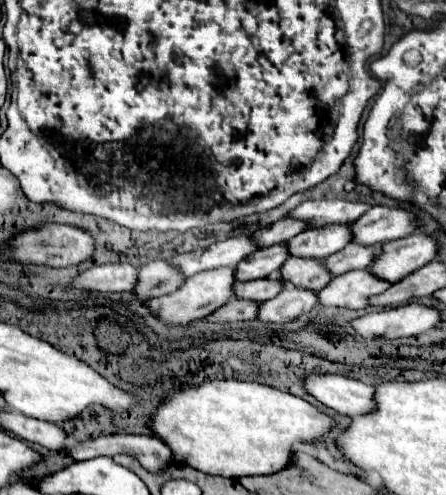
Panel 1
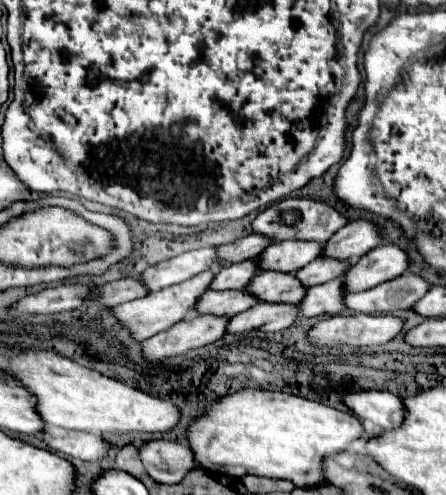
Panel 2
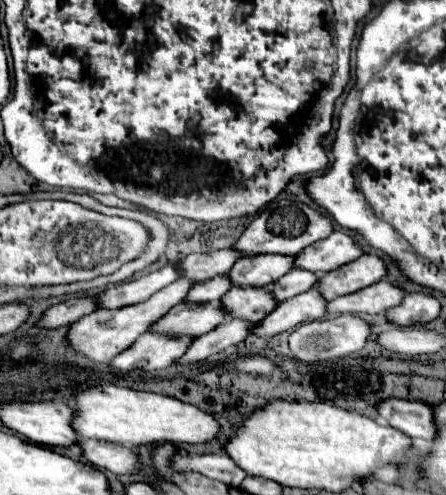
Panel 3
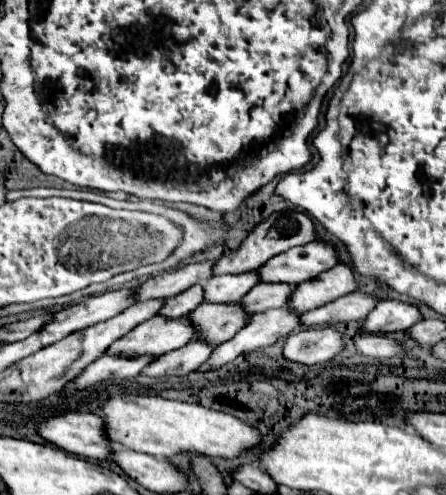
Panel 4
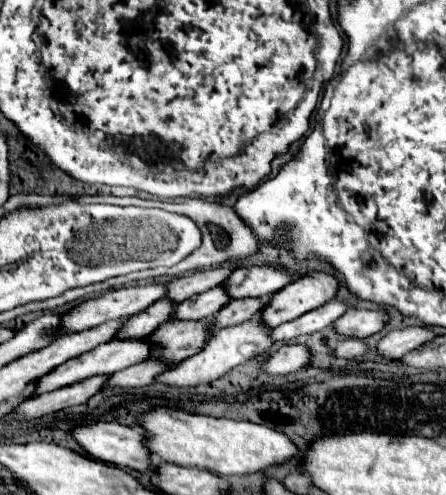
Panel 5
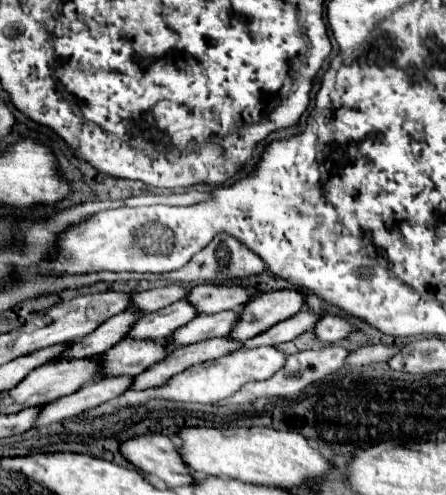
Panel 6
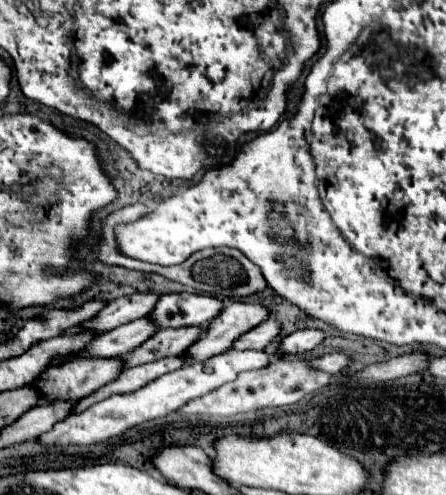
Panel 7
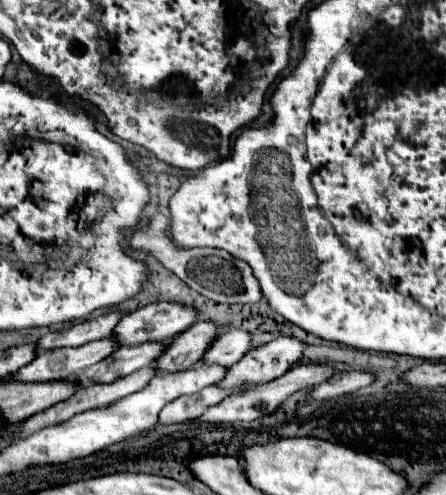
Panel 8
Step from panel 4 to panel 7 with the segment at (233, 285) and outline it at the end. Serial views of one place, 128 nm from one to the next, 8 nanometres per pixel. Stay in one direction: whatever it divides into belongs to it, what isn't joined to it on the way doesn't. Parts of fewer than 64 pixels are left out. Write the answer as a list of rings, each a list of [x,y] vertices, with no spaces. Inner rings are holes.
[[[140,318],[120,328],[114,328],[112,332],[96,336],[96,340],[92,340],[80,356],[100,356],[100,358],[126,356],[128,352],[144,344],[144,340],[152,338],[154,332],[158,332],[158,324],[152,322],[152,318]]]

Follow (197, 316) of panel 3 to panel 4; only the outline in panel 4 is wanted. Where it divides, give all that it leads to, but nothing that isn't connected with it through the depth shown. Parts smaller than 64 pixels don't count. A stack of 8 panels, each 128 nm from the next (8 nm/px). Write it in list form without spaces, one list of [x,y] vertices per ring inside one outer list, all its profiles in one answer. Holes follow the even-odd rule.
[[[154,316],[154,318],[146,320],[144,324],[136,326],[124,338],[116,340],[108,348],[106,354],[162,356],[166,352],[182,348],[184,344],[188,344],[196,336],[198,336],[198,330],[188,320],[188,316],[186,318],[172,318],[172,320],[168,320],[164,316]]]

